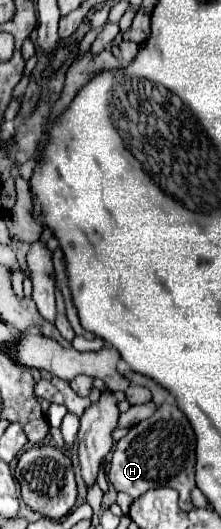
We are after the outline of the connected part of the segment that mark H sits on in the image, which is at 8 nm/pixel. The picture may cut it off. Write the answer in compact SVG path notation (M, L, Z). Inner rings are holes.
M165 402L157 408L157 412L151 418L139 422L137 426L131 426L129 432L115 444L109 470L107 470L107 478L119 492L127 492L131 498L139 498L149 488L161 488L161 486L175 488L179 492L179 506L185 512L189 512L193 508L191 490L195 488L195 432L187 416L175 404Z

